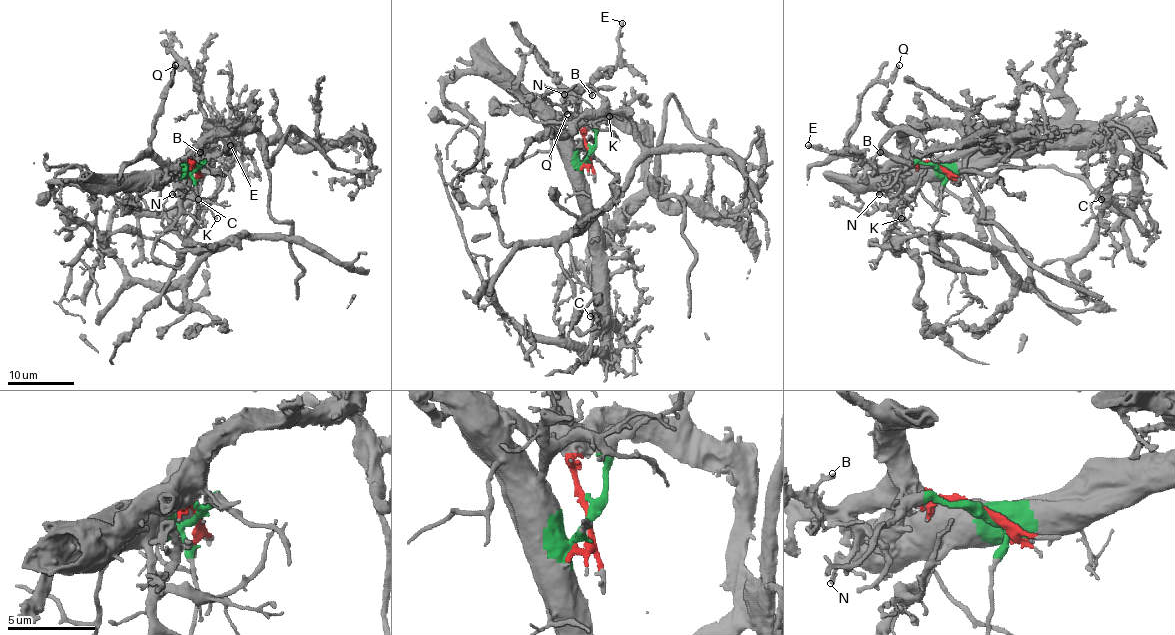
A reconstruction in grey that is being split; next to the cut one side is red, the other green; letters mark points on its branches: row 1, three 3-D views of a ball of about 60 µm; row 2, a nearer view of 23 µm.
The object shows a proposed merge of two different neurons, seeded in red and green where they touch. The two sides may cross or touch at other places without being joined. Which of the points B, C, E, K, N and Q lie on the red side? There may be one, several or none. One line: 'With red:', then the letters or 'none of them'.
With red: B, E, N, Q

